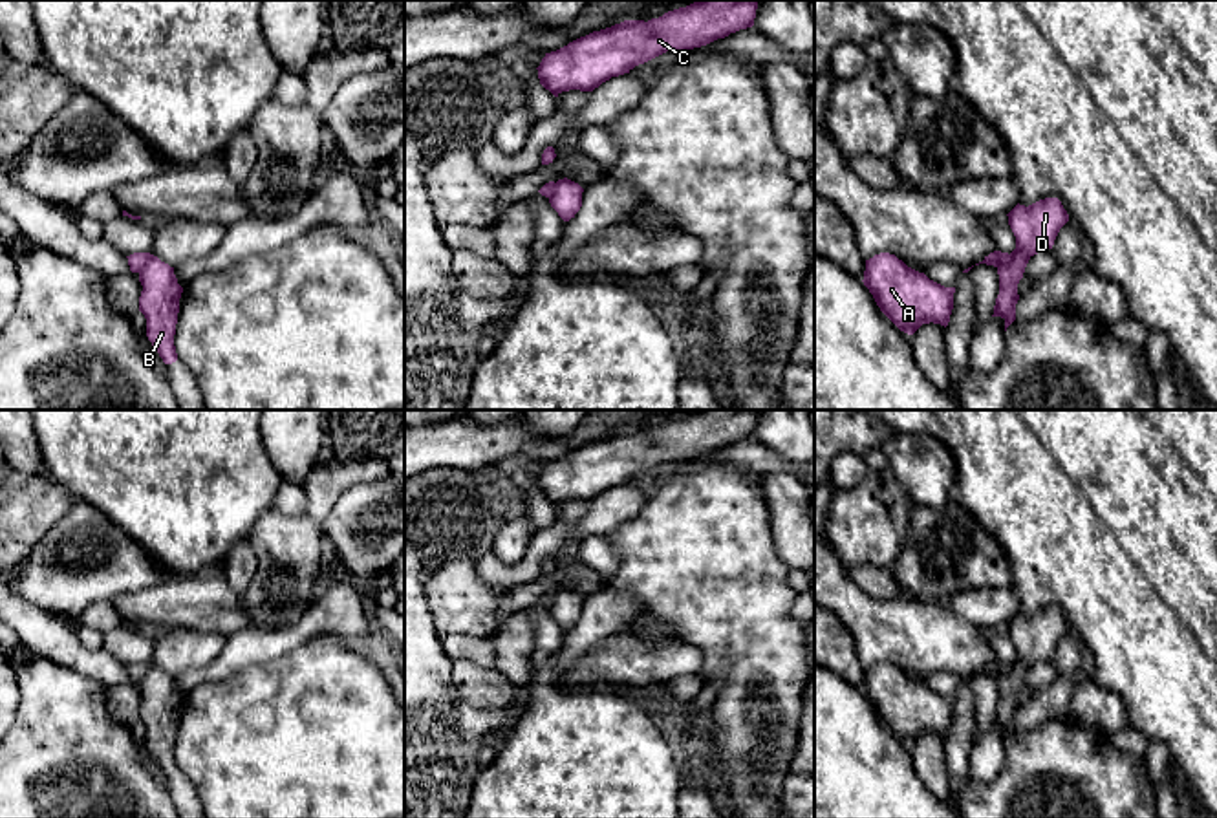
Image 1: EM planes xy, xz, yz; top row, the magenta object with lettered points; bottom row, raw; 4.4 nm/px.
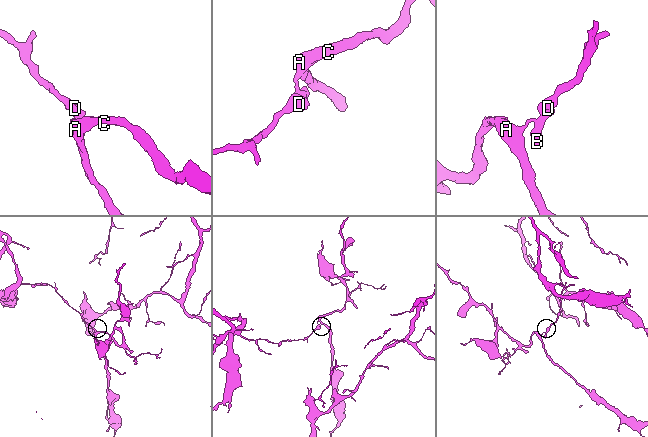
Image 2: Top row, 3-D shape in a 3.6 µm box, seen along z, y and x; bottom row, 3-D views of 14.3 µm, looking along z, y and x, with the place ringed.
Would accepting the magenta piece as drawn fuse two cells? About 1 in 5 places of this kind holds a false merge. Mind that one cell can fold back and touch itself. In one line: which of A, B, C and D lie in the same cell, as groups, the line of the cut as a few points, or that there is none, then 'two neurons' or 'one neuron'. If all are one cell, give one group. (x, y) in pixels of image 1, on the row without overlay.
A C / B D; cut in xy along (150, 665), (138, 681); two neurons

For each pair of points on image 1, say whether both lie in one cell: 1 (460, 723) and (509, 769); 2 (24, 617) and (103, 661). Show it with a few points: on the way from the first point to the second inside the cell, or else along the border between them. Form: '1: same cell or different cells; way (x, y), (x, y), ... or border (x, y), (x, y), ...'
1: different cells; border (482, 769), (469, 798)
2: same cell; way (44, 635), (83, 659)

